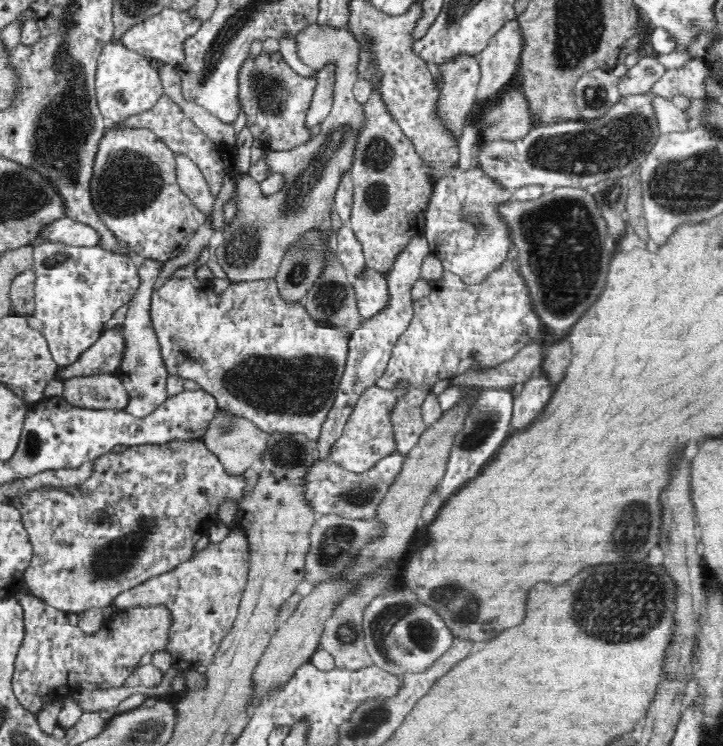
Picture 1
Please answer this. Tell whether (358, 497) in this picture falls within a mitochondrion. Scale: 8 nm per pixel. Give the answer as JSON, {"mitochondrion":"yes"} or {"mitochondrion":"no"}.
{"mitochondrion":"yes"}

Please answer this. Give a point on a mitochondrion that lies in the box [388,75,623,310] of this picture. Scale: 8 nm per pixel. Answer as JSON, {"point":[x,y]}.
{"point":[469,214]}

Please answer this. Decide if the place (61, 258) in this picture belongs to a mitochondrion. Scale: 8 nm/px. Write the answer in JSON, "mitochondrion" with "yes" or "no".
{"mitochondrion":"yes"}

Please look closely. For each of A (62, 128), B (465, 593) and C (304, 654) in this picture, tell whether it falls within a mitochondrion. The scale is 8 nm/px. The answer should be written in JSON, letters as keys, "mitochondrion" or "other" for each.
{"A":"mitochondrion","B":"mitochondrion","C":"other"}

